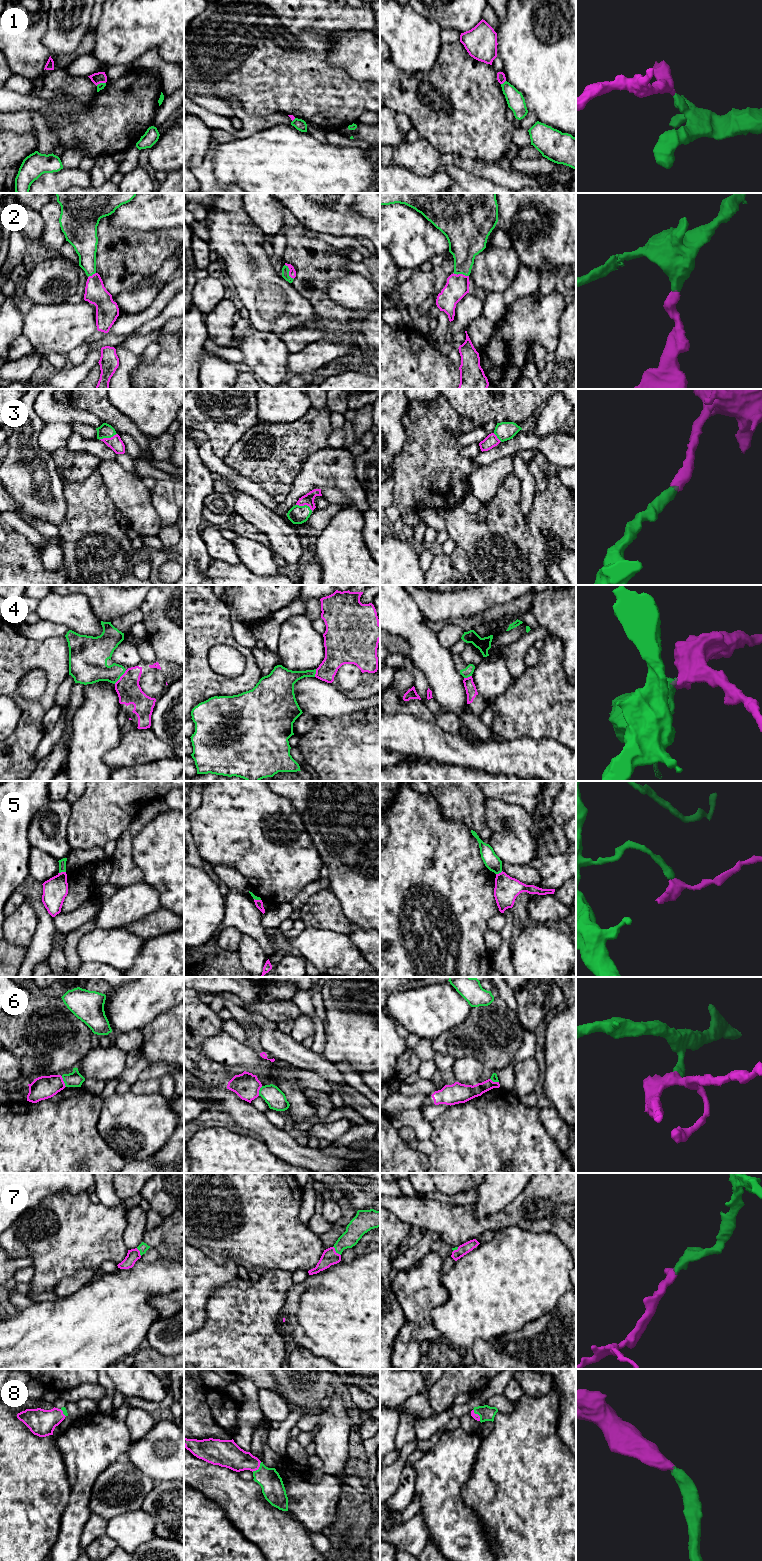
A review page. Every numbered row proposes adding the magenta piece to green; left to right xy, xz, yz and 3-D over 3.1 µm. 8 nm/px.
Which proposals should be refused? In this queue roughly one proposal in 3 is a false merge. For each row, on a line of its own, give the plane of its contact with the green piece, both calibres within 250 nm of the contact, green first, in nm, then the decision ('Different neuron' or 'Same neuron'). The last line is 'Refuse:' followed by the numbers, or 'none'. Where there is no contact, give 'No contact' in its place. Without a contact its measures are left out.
1: Touches green in yz. Thickness 140 nm (green) against 70 nm. Different neuron
2: Touches green in xz. Thickness 60 nm (green) against 60 nm. Same neuron
3: Touches green in xy. Thickness 110 nm (green) against 110 nm. Same neuron
4: Touches green in xy. Thickness 260 nm (green) against 190 nm. Different neuron
5: Touches green in xy. Thickness 60 nm (green) against 200 nm. Different neuron
6: Touches green in xy. Thickness 120 nm (green) against 190 nm. Different neuron
7: Touches green in xz. Thickness 150 nm (green) against 130 nm. Same neuron
8: Touches green in xz. Thickness 180 nm (green) against 200 nm. Same neuron
Refuse: 1, 4, 5, 6

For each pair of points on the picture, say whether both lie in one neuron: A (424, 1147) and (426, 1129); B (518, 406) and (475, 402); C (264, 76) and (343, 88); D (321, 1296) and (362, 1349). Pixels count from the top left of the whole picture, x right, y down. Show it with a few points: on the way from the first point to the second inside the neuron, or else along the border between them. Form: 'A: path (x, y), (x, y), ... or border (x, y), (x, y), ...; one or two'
A: border (430, 1137), (419, 1141); two
B: path (507, 404), (486, 404); one
C: path (284, 76), (293, 76), (304, 84), (323, 84); one
D: path (334, 1309), (361, 1336); one

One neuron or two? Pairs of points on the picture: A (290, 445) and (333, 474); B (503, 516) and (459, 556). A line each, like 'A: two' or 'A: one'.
A: two
B: two

